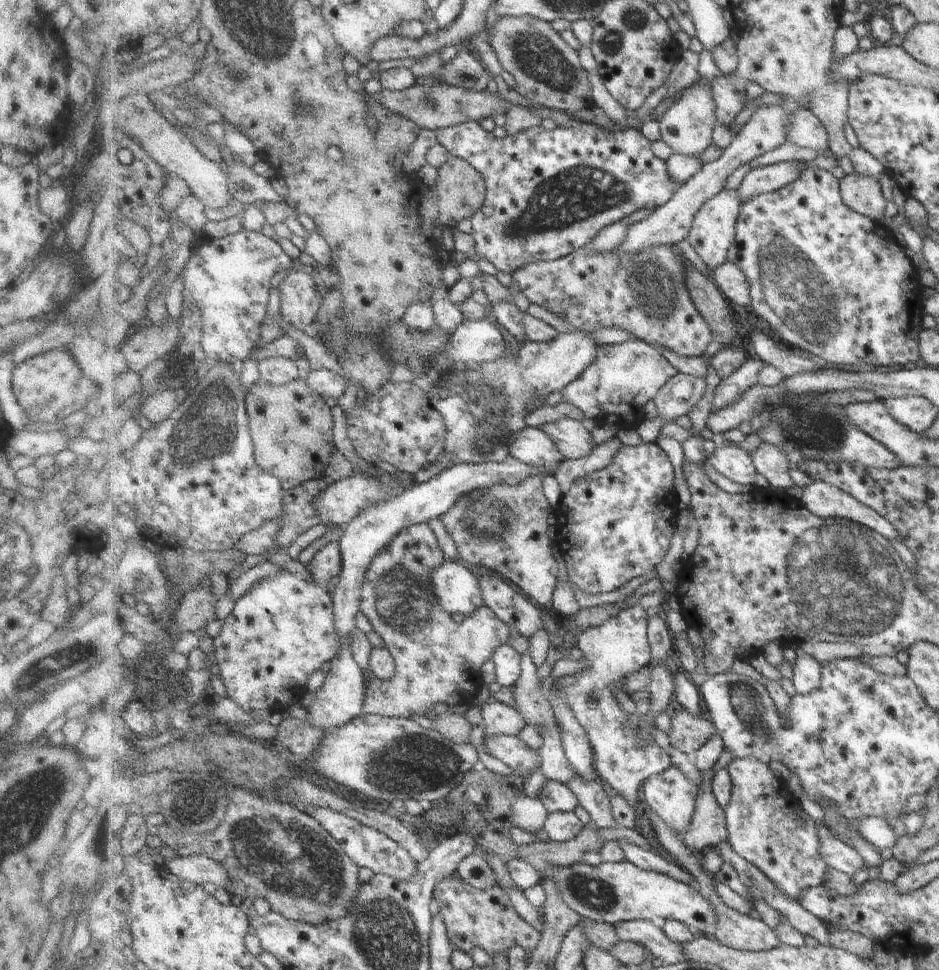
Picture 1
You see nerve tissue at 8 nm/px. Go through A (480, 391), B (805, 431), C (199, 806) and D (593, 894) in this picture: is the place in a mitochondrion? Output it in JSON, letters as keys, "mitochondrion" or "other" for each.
{"A":"mitochondrion","B":"mitochondrion","C":"mitochondrion","D":"mitochondrion"}

